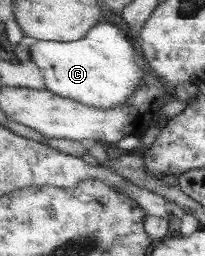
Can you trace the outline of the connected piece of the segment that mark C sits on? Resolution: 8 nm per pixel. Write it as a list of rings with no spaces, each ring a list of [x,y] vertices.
[[[109,22],[98,23],[81,41],[38,41],[30,49],[31,57],[45,74],[47,90],[61,97],[71,98],[79,103],[99,109],[113,109],[130,103],[132,95],[146,81],[147,67],[143,65],[138,47],[133,47],[129,35]]]

